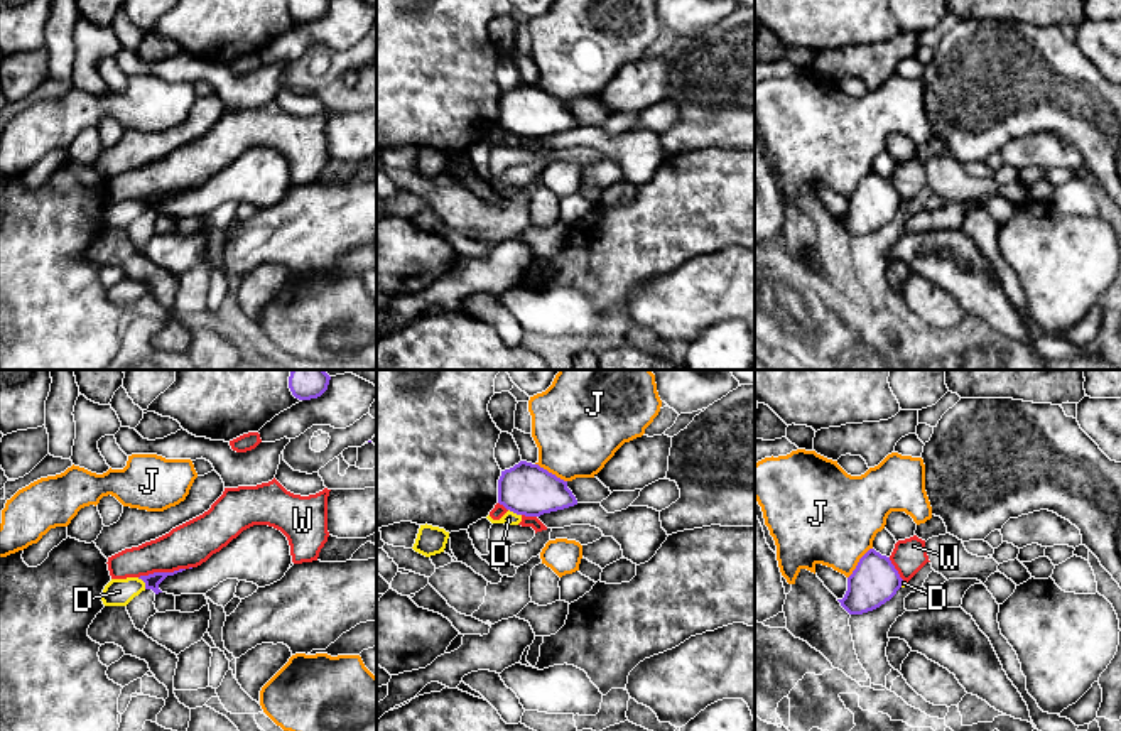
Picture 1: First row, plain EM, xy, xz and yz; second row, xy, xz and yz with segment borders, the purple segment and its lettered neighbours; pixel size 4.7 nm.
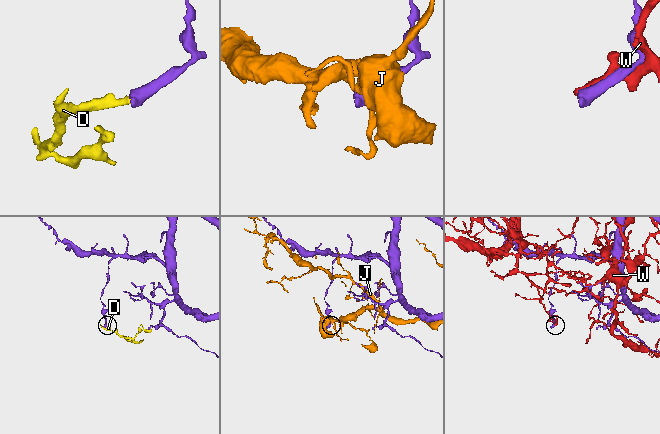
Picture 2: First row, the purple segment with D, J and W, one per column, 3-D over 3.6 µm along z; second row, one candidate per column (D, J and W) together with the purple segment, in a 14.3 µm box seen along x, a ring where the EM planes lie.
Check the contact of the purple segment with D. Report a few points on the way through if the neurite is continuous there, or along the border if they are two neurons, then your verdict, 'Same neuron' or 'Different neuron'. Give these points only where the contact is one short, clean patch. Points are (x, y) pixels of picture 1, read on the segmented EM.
Boundary: xy (137, 578), (146, 588). Different neuron

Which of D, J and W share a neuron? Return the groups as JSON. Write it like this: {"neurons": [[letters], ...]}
{"neurons": [["D"], ["J"], ["W"]]}

